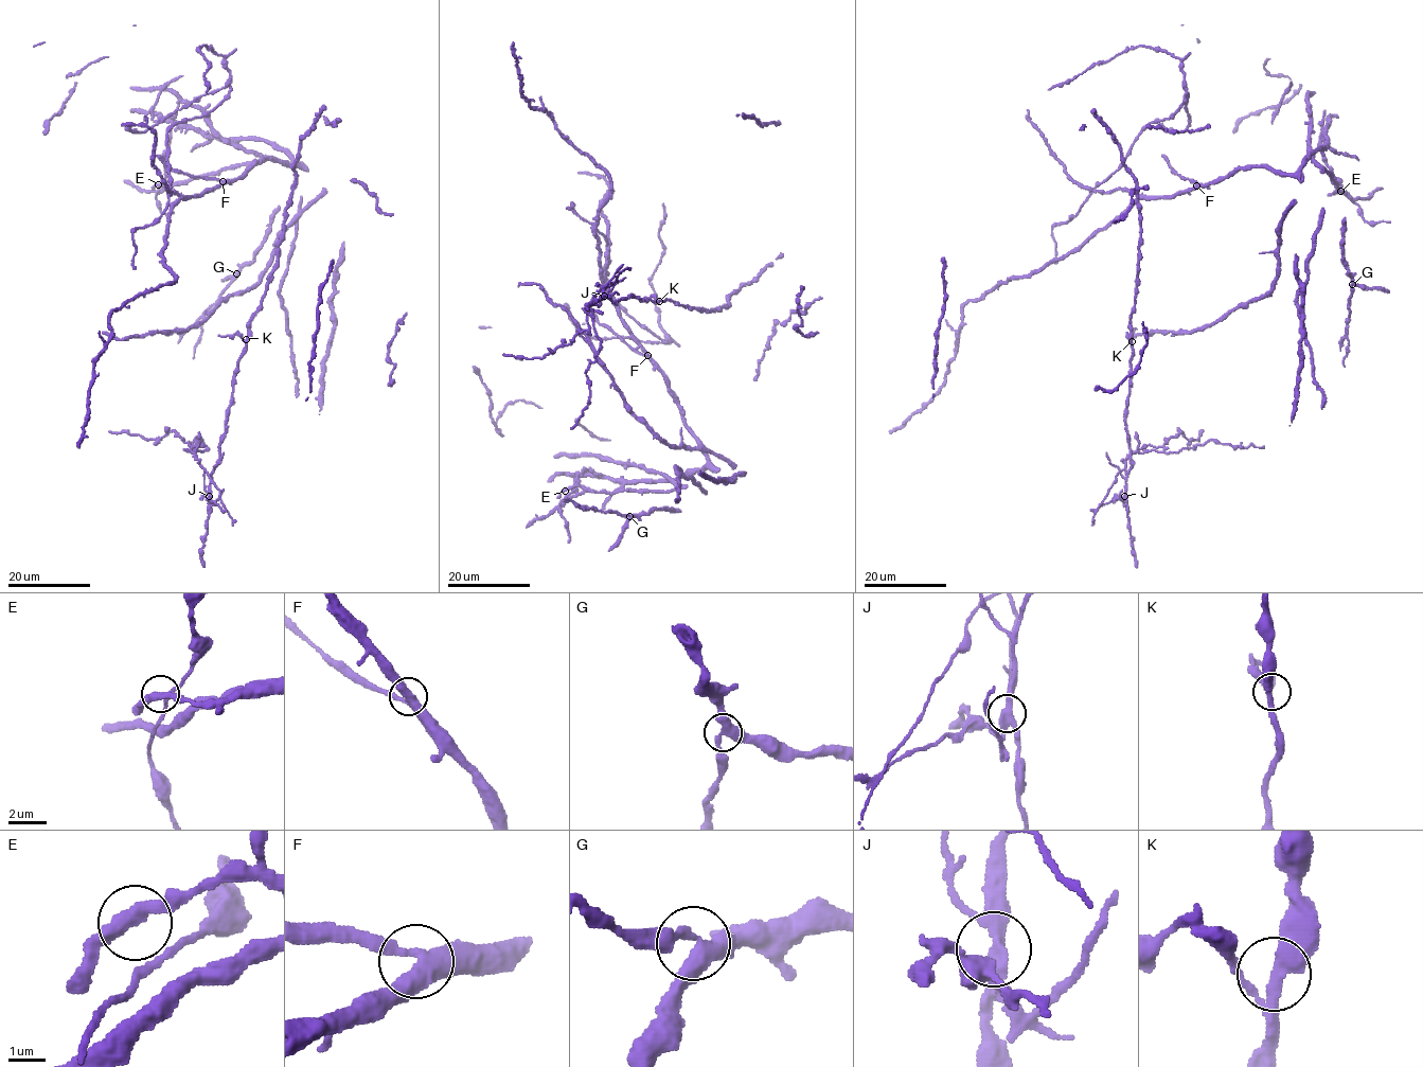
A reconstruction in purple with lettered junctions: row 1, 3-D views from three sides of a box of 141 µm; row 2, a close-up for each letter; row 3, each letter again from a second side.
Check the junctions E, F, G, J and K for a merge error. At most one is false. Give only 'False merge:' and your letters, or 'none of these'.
False merge: J

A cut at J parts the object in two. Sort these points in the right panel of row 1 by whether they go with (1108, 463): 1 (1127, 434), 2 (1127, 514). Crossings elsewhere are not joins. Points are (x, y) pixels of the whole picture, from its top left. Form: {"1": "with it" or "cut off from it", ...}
{"1": "with it", "2": "with it"}

